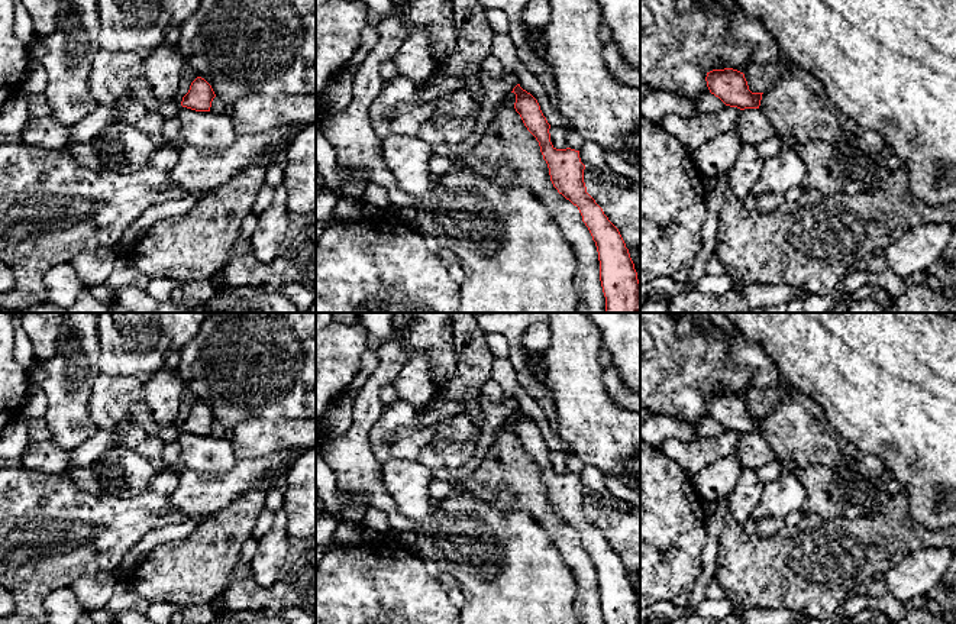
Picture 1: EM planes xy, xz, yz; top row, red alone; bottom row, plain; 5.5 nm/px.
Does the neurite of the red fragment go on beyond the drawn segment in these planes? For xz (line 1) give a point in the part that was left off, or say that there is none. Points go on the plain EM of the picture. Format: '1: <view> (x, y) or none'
1: none

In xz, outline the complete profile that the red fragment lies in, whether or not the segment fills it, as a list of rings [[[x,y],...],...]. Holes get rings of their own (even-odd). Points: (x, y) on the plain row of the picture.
[[[517,408],[514,433],[527,455],[536,462],[548,488],[553,511],[578,531],[582,546],[595,566],[600,585],[600,605],[605,624],[640,624],[640,607],[629,573],[619,553],[608,544],[603,533],[587,517],[585,489],[579,475],[556,473],[550,466],[550,449],[537,424]]]

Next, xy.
[[[197,401],[183,421],[181,430],[196,436],[210,436],[214,421],[211,410],[204,402]]]

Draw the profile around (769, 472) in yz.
[[[772,460],[771,463],[755,469],[756,476],[763,482],[775,481],[784,472],[784,466],[779,460]]]

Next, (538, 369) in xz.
[[[543,355],[537,356],[532,366],[529,368],[530,375],[540,384],[546,387],[546,389],[550,392],[550,388],[548,385],[548,369],[546,363],[543,361]]]

